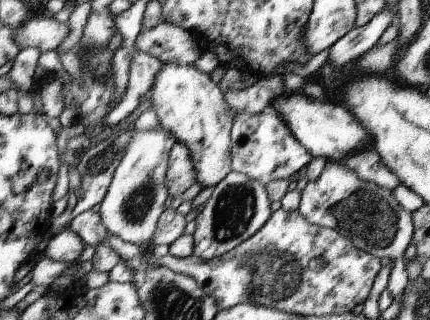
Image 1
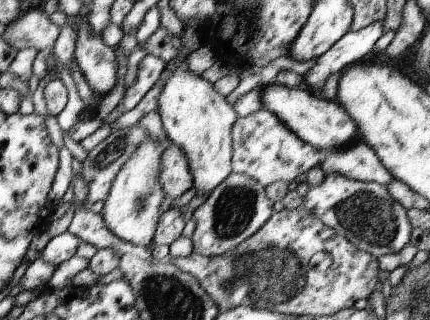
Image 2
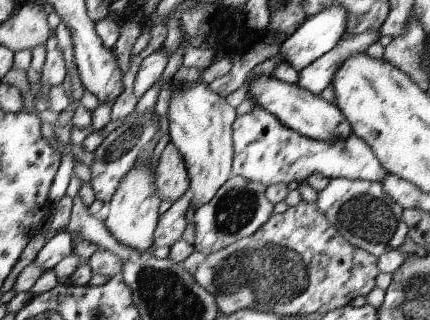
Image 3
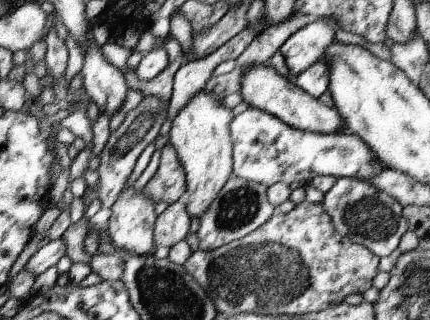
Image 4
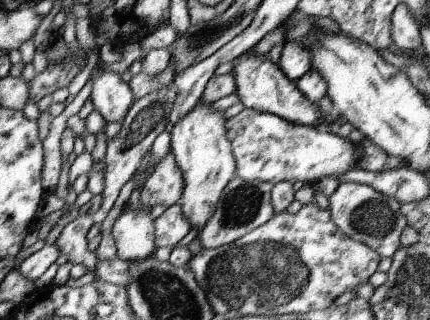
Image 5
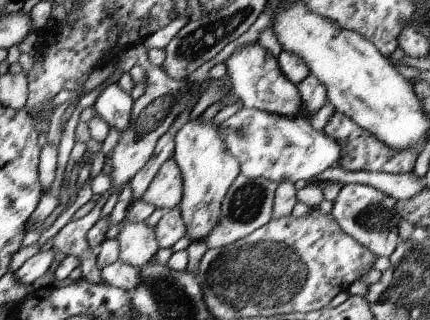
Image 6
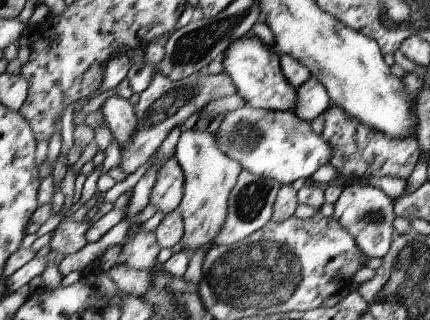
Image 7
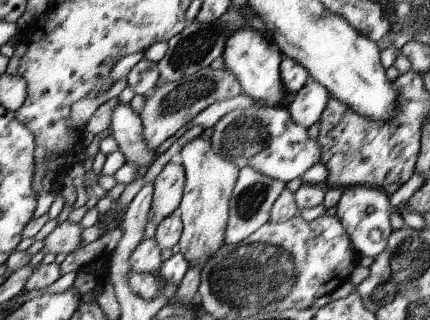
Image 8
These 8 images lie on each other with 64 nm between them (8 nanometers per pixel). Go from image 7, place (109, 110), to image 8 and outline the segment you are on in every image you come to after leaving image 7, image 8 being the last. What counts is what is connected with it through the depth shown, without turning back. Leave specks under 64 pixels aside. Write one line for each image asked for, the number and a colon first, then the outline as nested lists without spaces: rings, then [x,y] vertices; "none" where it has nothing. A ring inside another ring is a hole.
8: [[[119,102],[113,112],[111,112],[111,122],[109,130],[113,140],[117,142],[117,150],[125,156],[127,164],[139,166],[149,166],[153,162],[153,154],[145,144],[143,144],[143,132],[141,132],[141,116],[135,114],[129,104]]]

